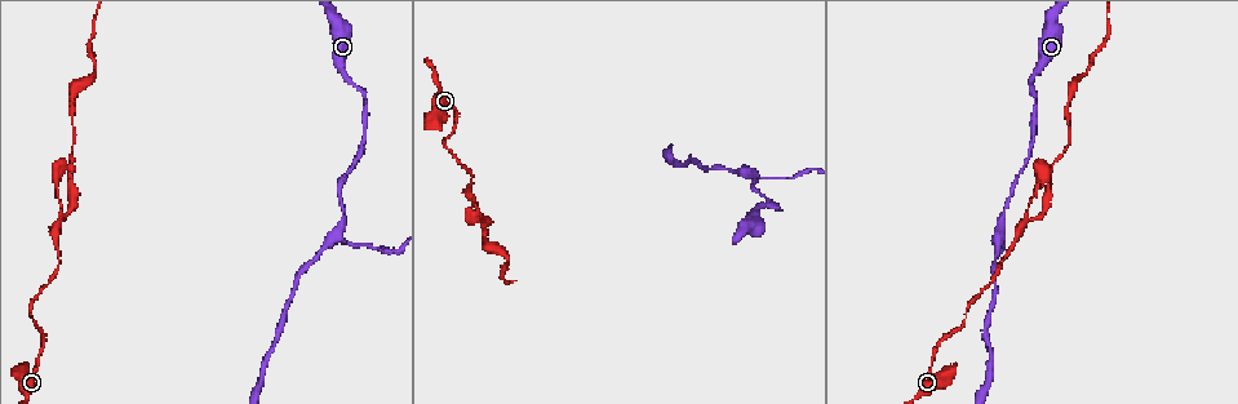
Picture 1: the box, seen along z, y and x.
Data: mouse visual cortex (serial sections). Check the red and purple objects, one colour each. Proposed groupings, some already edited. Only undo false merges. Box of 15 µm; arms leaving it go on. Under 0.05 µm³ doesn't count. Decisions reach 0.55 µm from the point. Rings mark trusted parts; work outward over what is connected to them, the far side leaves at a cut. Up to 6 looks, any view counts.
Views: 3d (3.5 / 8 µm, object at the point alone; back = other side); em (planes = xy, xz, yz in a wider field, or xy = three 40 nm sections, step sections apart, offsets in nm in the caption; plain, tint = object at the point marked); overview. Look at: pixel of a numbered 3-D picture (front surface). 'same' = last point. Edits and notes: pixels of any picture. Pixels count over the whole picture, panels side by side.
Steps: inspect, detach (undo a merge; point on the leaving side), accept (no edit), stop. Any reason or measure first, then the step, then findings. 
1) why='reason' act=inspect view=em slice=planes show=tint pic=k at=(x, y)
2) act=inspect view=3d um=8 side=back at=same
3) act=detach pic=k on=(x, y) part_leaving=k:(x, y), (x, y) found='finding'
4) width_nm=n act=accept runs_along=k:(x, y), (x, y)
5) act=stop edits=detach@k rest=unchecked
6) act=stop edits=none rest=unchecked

why='three arms meet' act=inspect view=3d um=3.5 pic=1 at=(475, 203)

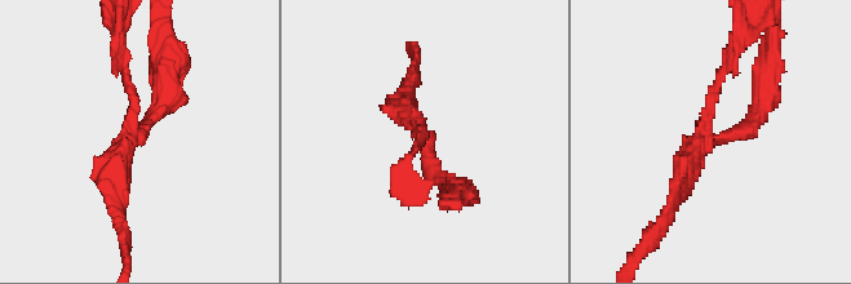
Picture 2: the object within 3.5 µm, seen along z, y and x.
why='now the EM' act=inspect view=em slice=xy step=2 show=tint pic=2 at=(129, 140)

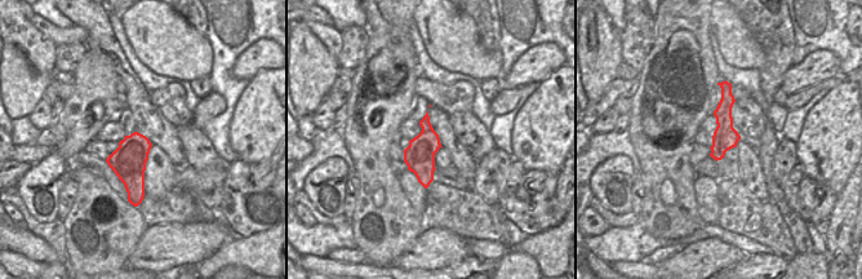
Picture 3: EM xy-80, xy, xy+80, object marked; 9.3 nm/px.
act=inspect view=em slice=planes show=tint at=same

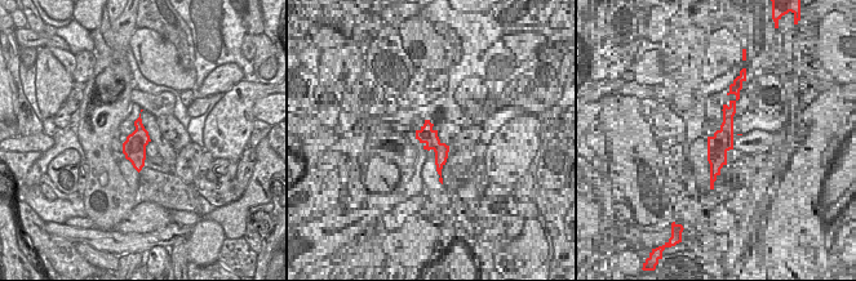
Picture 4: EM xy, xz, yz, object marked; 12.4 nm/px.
arm_widths_nm=100,150,200 act=accept found='all the same cell'

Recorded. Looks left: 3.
why='narrows sharply' act=inspect view=3d um=8 pic=1 at=(779, 209)

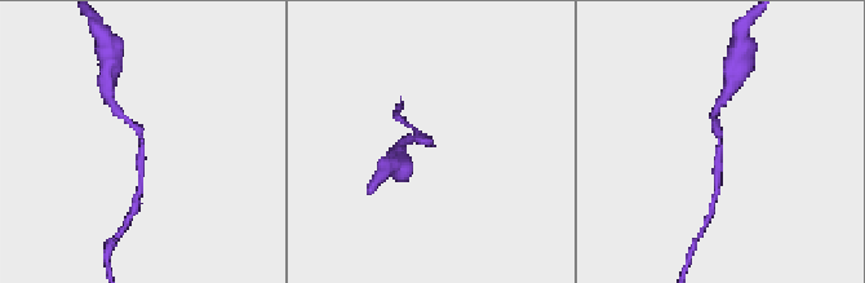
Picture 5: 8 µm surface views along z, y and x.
act=inspect view=em slice=xy step=1 show=tint pic=5 at=(721, 144)

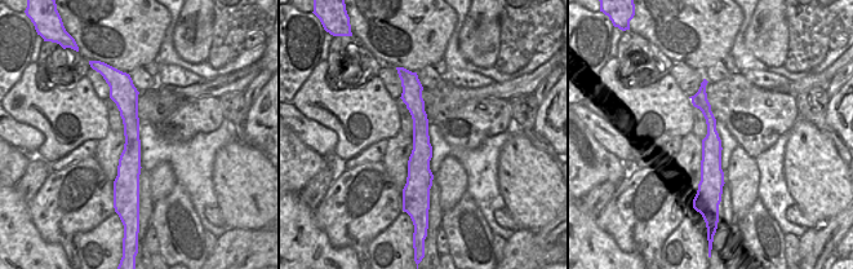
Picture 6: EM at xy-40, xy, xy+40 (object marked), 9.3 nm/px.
width_nm=190 act=accept runs_along=5:(120, 113), (140, 129), (141, 180) found='all the same cell'

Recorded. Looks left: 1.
act=stop edits=none rest=unchecked

